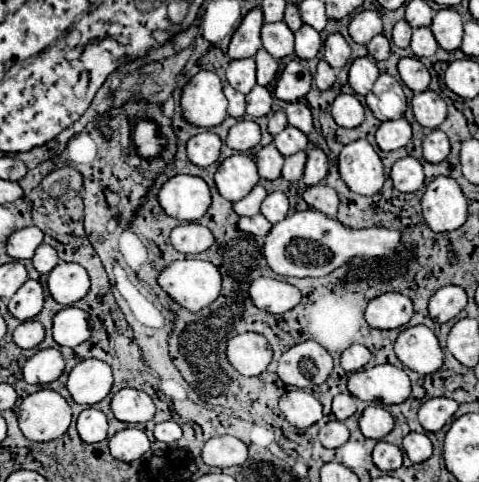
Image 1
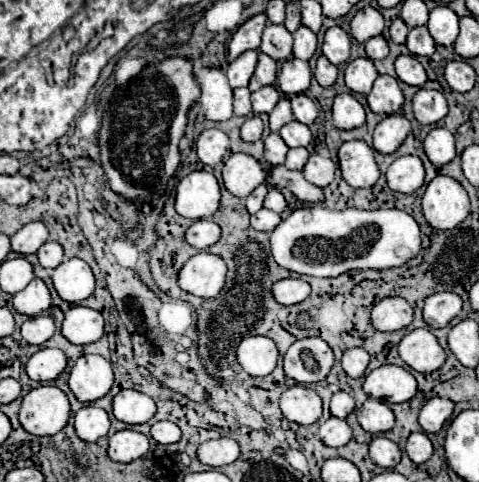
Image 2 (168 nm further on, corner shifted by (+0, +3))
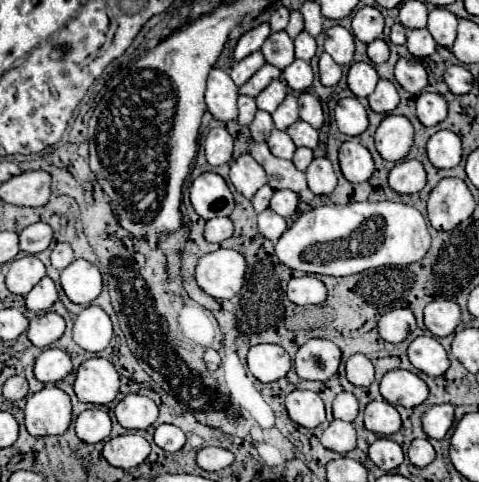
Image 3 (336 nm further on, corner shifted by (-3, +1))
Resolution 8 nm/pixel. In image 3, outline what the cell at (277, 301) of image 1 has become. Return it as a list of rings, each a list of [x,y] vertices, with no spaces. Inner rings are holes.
[[[303,275],[289,281],[287,295],[295,305],[319,305],[327,299],[327,287],[315,275]]]

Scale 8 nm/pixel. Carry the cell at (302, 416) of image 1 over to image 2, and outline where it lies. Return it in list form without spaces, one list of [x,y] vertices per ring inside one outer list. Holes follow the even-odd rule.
[[[294,385],[282,393],[280,409],[288,421],[312,425],[322,417],[322,399],[316,391],[304,385]]]

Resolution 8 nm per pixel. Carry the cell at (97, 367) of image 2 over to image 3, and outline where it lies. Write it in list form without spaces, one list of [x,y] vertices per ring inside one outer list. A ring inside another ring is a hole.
[[[93,357],[77,369],[75,395],[83,403],[107,405],[117,397],[119,375],[109,359]]]

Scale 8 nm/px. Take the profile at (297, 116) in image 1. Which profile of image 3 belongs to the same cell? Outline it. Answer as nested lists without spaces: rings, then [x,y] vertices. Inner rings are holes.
[[[303,91],[299,95],[299,117],[315,129],[319,129],[323,125],[323,109],[315,95],[311,95],[307,91]]]

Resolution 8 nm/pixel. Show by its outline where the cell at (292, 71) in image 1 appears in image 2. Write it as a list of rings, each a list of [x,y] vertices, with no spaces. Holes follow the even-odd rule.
[[[288,59],[278,75],[278,87],[284,95],[298,95],[310,87],[312,71],[308,61],[302,59]]]

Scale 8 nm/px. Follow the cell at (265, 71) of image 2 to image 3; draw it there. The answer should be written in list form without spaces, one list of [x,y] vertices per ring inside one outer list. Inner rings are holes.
[[[265,63],[245,85],[239,87],[239,93],[241,95],[251,95],[251,97],[257,97],[269,83],[271,79],[277,79],[281,75],[281,71],[269,63]]]

